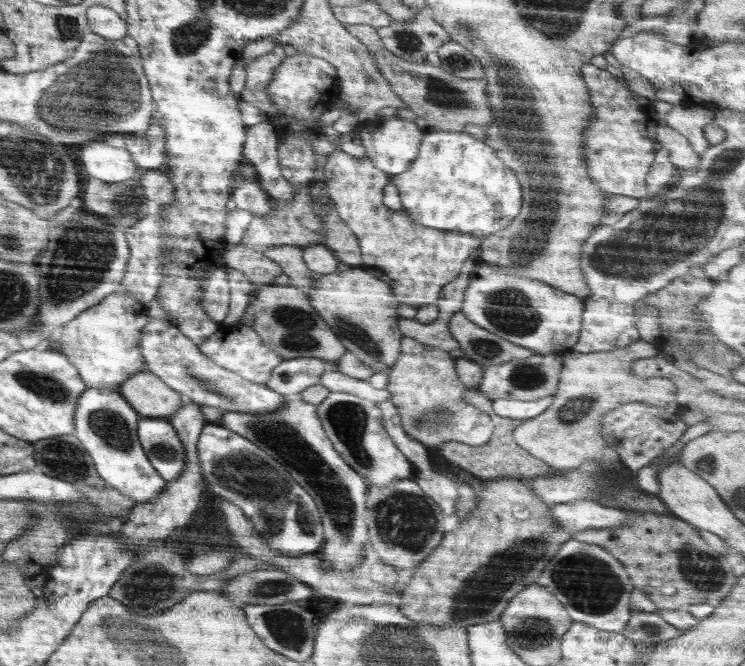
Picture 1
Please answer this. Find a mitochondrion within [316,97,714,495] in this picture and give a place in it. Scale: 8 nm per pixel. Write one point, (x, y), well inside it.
(540, 225)

